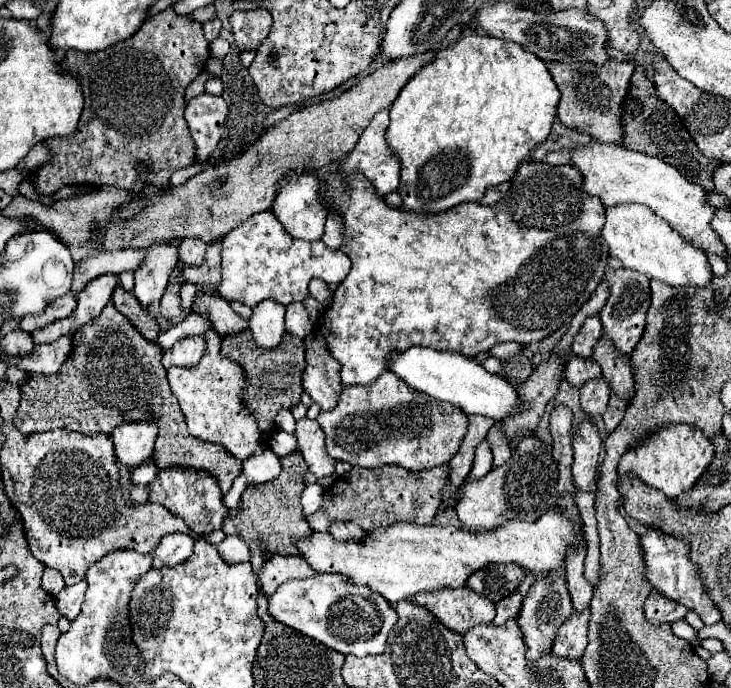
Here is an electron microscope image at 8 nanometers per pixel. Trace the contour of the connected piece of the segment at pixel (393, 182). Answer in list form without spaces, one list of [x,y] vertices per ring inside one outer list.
[[[383,109],[375,115],[375,119],[371,121],[371,125],[363,131],[359,143],[355,145],[355,149],[347,155],[347,159],[341,163],[343,167],[343,173],[363,173],[371,183],[375,183],[375,189],[381,197],[385,197],[387,193],[395,191],[399,187],[399,171],[401,171],[401,163],[399,163],[399,157],[393,155],[391,147],[387,145],[385,141],[385,131],[389,127],[389,109]]]

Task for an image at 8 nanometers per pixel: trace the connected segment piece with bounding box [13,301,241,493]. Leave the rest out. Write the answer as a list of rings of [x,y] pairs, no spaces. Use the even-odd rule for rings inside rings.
[[[109,301],[99,317],[75,333],[73,351],[55,375],[27,375],[21,385],[21,405],[13,423],[23,435],[43,433],[55,427],[81,429],[87,435],[111,435],[119,423],[135,421],[157,423],[159,433],[153,461],[159,467],[183,465],[203,469],[219,479],[223,493],[229,491],[233,479],[241,473],[241,461],[227,453],[225,447],[199,441],[187,433],[185,417],[167,383],[167,371],[161,365],[161,347],[147,341]]]

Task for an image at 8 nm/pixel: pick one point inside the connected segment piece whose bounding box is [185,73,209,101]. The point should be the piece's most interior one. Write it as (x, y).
(197, 86)

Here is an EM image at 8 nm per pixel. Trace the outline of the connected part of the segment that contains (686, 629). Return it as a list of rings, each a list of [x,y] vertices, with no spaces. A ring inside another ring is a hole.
[[[681,619],[681,621],[675,621],[675,623],[671,625],[671,631],[673,631],[673,635],[675,635],[675,637],[685,639],[685,641],[687,641],[687,643],[691,643],[693,647],[695,647],[695,645],[699,645],[697,631],[695,631],[691,625],[687,625],[683,619]]]

